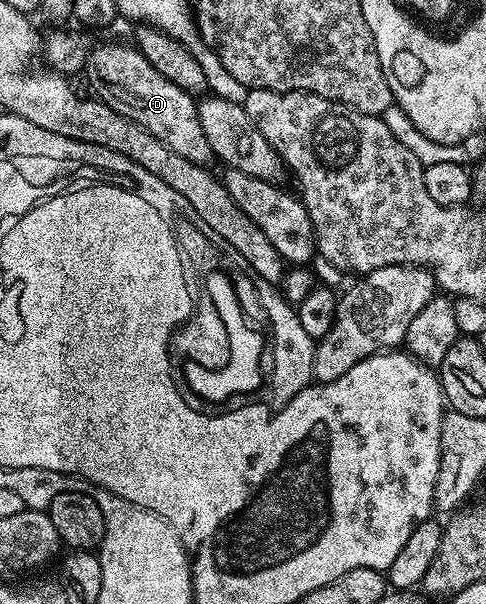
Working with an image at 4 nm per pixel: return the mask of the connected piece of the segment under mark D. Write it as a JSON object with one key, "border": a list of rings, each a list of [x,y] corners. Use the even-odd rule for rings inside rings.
{"border":[[[120,43],[93,46],[89,50],[83,74],[88,75],[91,94],[95,98],[110,105],[110,109],[122,117],[142,125],[142,129],[158,137],[162,145],[174,149],[178,157],[186,157],[186,161],[201,165],[213,162],[212,150],[202,133],[202,121],[198,121],[197,100],[174,85],[174,81],[166,81],[166,77],[162,77],[162,73],[158,73],[158,69],[154,69],[154,65],[150,65],[150,61],[146,61],[135,46],[123,47]]]}

